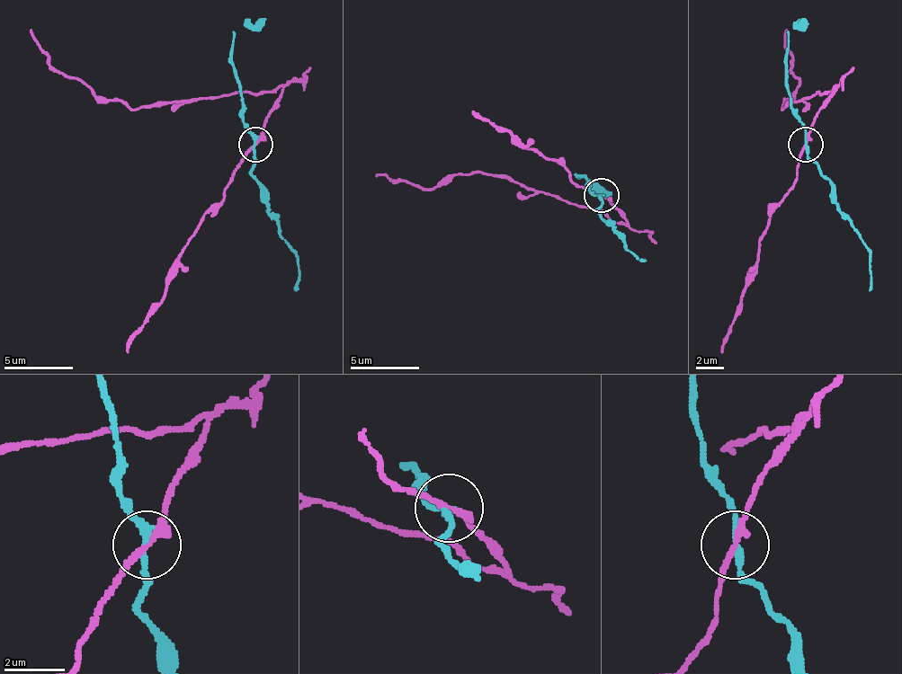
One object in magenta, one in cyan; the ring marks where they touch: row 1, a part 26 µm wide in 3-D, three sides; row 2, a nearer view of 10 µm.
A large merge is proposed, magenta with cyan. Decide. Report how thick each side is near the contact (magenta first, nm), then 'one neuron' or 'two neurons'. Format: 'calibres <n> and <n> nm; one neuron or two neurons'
calibres 220 and 200 nm; two neurons

